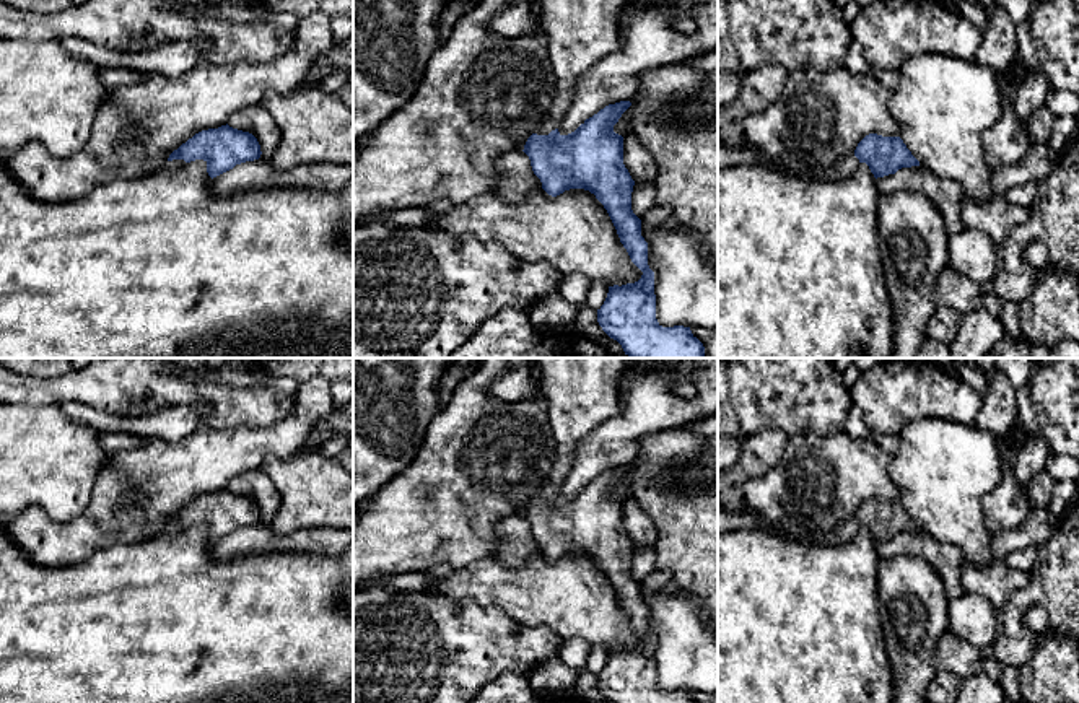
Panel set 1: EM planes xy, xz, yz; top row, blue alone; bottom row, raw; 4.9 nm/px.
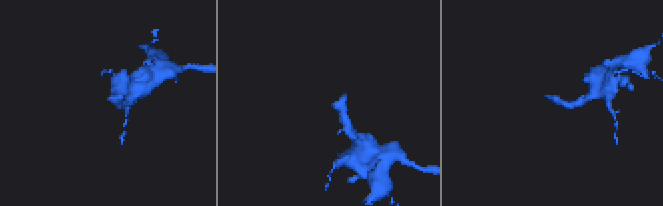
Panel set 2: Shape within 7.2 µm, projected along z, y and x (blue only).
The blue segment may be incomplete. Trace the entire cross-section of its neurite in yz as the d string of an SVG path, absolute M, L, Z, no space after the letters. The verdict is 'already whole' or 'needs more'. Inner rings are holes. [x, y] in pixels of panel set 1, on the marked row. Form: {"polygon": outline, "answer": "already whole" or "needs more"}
{"polygon": "M869 133L858 143L851 156L833 163L823 171L809 171L802 177L838 181L853 174L861 163L869 166L876 179L895 174L902 168L920 166L920 161L900 137Z", "answer": "needs more"}

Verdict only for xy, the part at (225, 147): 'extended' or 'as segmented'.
extended

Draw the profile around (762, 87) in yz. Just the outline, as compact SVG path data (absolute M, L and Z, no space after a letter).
M768 63L742 75L742 86L732 103L718 111L718 133L749 114L763 112L781 94L788 72Z

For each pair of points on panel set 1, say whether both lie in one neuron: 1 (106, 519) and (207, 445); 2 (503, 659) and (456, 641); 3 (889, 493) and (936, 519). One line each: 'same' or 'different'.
1: same
2: same
3: different

